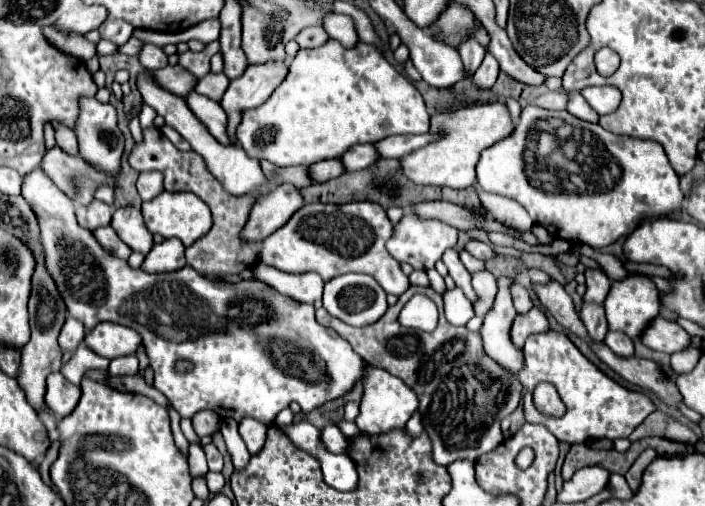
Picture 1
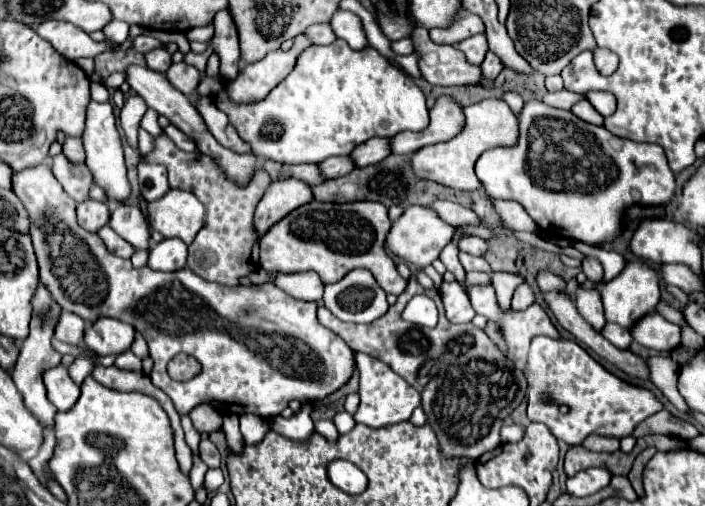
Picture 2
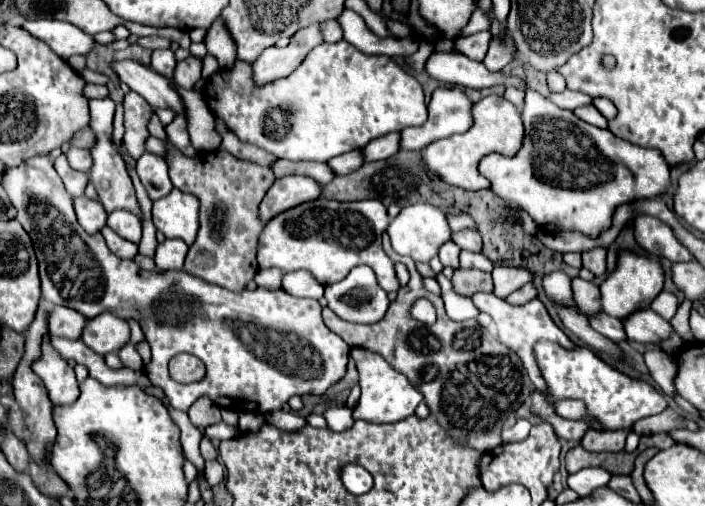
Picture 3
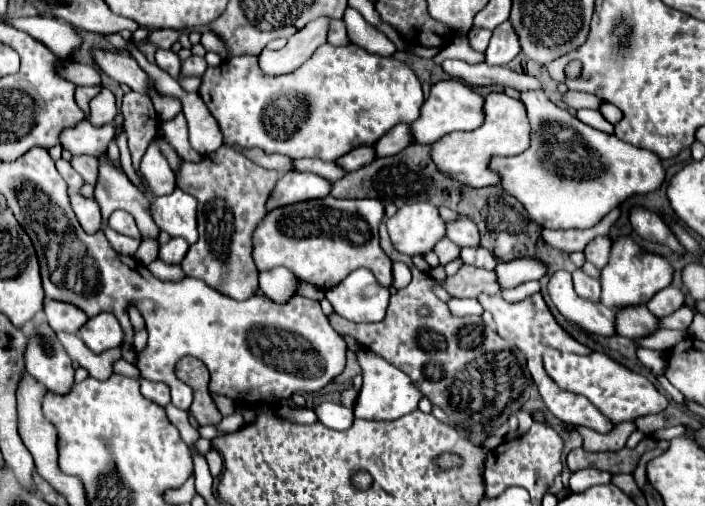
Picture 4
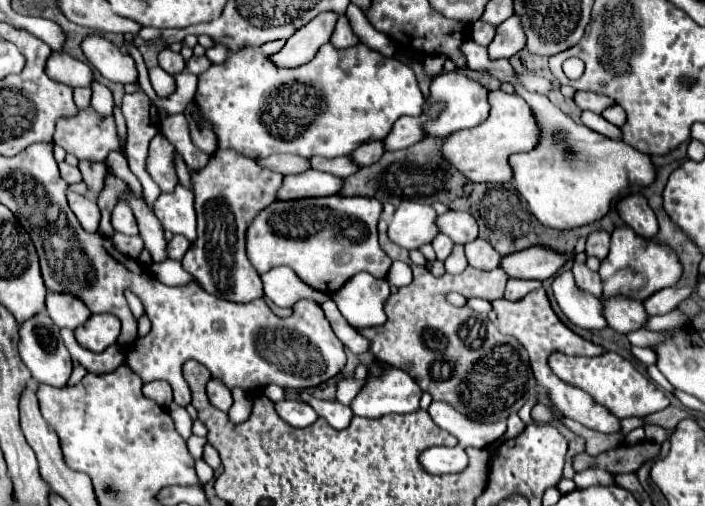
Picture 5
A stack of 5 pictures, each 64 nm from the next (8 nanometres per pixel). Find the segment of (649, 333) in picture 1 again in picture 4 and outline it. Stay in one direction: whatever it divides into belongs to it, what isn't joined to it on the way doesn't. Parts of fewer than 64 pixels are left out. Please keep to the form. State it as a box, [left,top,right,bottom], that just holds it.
[616,306,660,340]

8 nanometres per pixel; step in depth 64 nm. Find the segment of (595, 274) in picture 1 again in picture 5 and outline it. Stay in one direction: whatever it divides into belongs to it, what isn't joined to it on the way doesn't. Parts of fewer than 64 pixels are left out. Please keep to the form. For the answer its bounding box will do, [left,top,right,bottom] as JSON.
[586,232,610,260]

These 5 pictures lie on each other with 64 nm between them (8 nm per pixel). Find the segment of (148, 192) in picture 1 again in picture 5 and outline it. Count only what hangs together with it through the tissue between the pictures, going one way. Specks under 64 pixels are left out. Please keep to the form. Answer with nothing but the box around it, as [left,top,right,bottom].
[146,134,178,192]

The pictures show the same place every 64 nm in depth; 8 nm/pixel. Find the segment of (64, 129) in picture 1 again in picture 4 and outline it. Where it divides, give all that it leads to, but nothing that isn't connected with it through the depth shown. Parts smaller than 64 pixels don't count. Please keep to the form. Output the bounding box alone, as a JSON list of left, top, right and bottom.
[70,154,98,184]

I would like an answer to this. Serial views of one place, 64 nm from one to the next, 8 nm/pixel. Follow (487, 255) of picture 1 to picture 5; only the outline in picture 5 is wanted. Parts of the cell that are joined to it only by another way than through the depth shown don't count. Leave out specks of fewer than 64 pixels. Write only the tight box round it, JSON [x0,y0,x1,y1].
[438,212,478,244]

